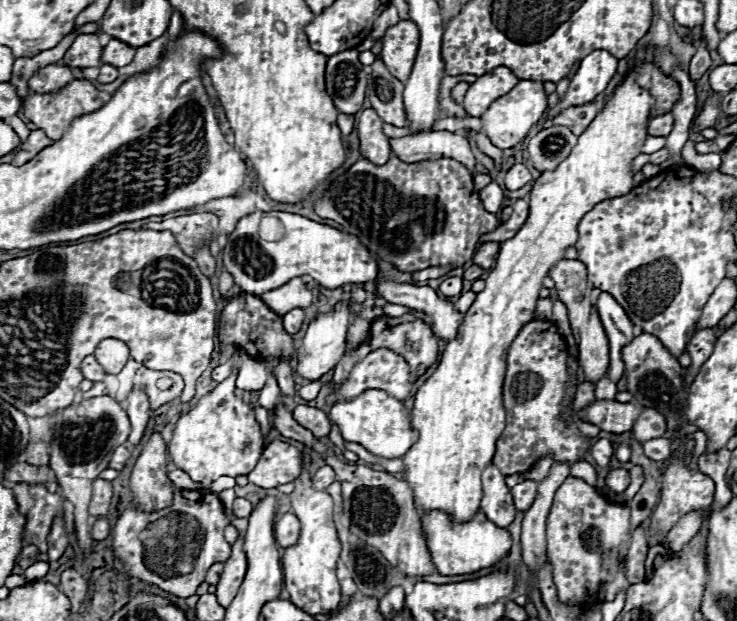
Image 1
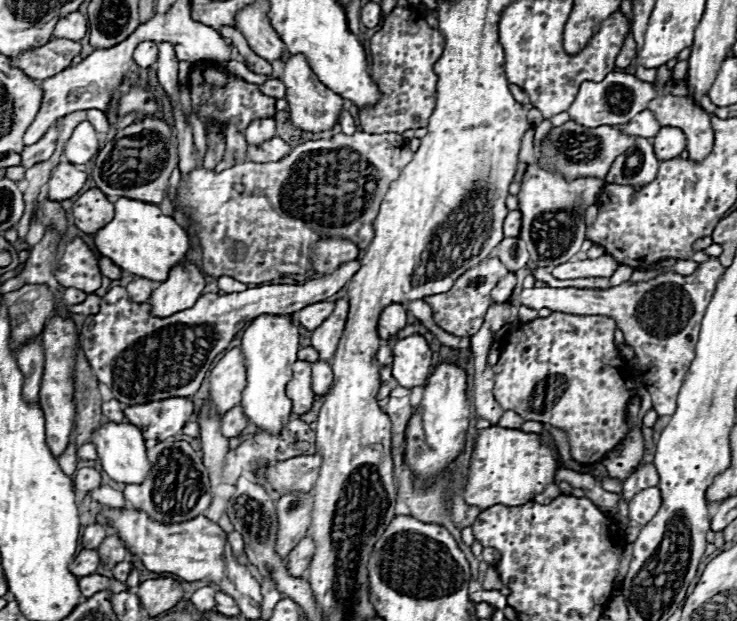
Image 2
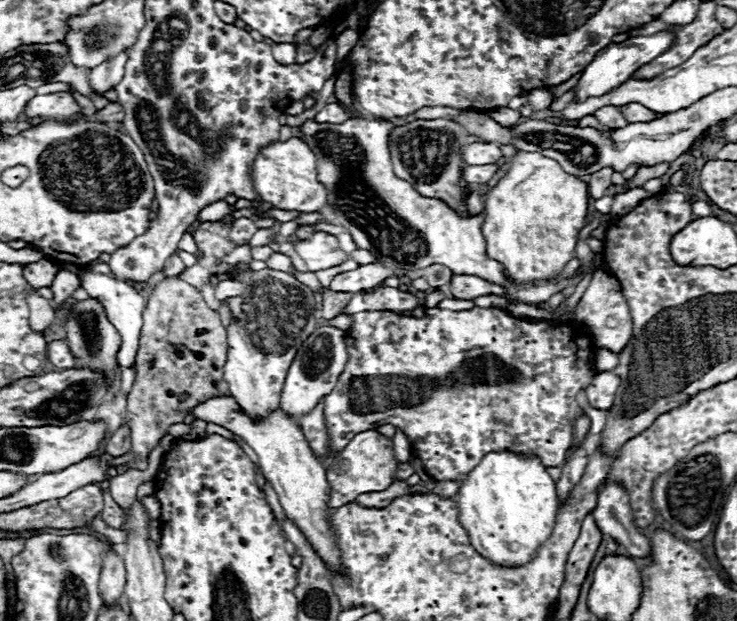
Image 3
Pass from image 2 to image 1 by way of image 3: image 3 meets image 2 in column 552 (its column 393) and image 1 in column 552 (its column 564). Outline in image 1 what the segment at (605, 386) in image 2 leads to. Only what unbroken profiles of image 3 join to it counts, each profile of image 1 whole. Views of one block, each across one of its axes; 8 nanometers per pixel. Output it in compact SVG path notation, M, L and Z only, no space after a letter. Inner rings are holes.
M532 320L522 326L507 354L507 370L503 385L506 408L506 428L496 442L494 464L502 474L520 474L530 470L542 456L556 454L558 462L578 462L590 446L590 440L580 436L572 422L572 404L566 410L568 424L558 414L562 410L566 380L568 380L568 348L552 322ZM520 373L520 378L515 378Z

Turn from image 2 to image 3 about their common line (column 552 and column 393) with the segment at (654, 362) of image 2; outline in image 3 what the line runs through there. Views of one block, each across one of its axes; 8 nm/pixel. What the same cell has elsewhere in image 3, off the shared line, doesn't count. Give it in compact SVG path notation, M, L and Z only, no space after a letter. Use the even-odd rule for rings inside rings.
M378 286L372 290L354 292L348 306L342 308L342 314L356 314L362 310L392 310L392 312L410 312L418 306L418 298L410 292L402 292L390 286Z

